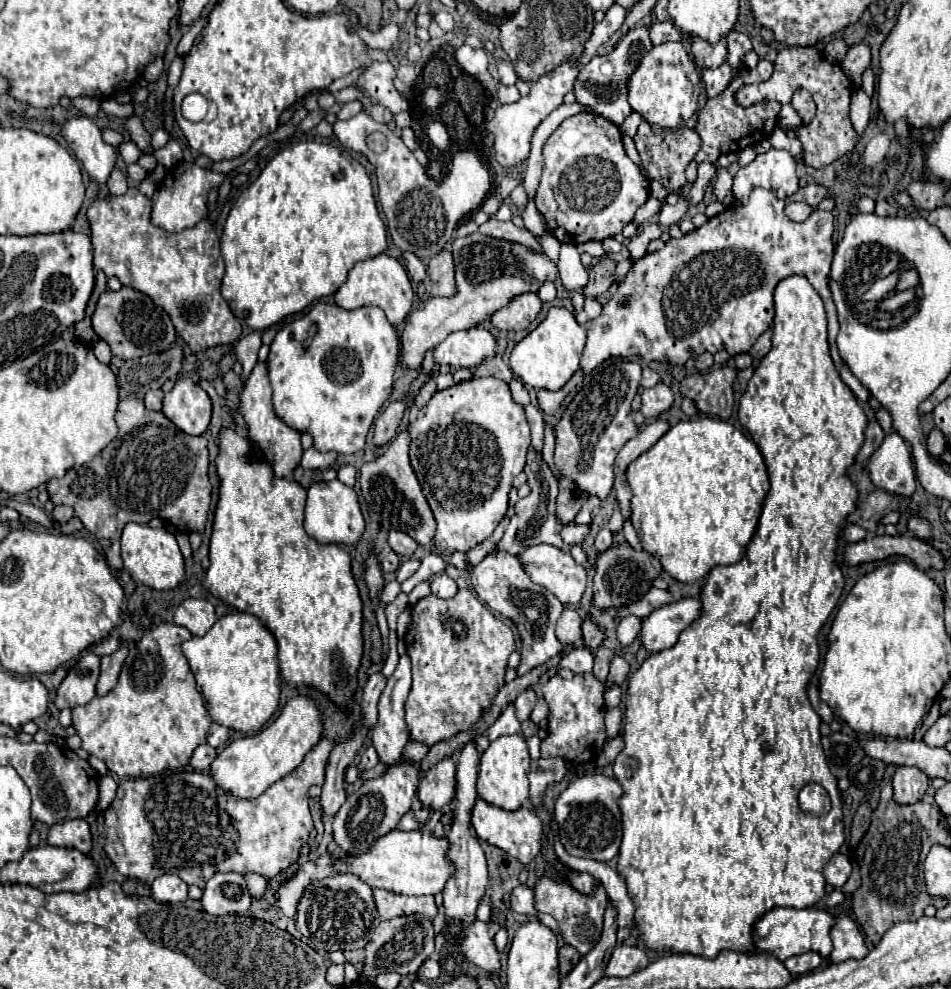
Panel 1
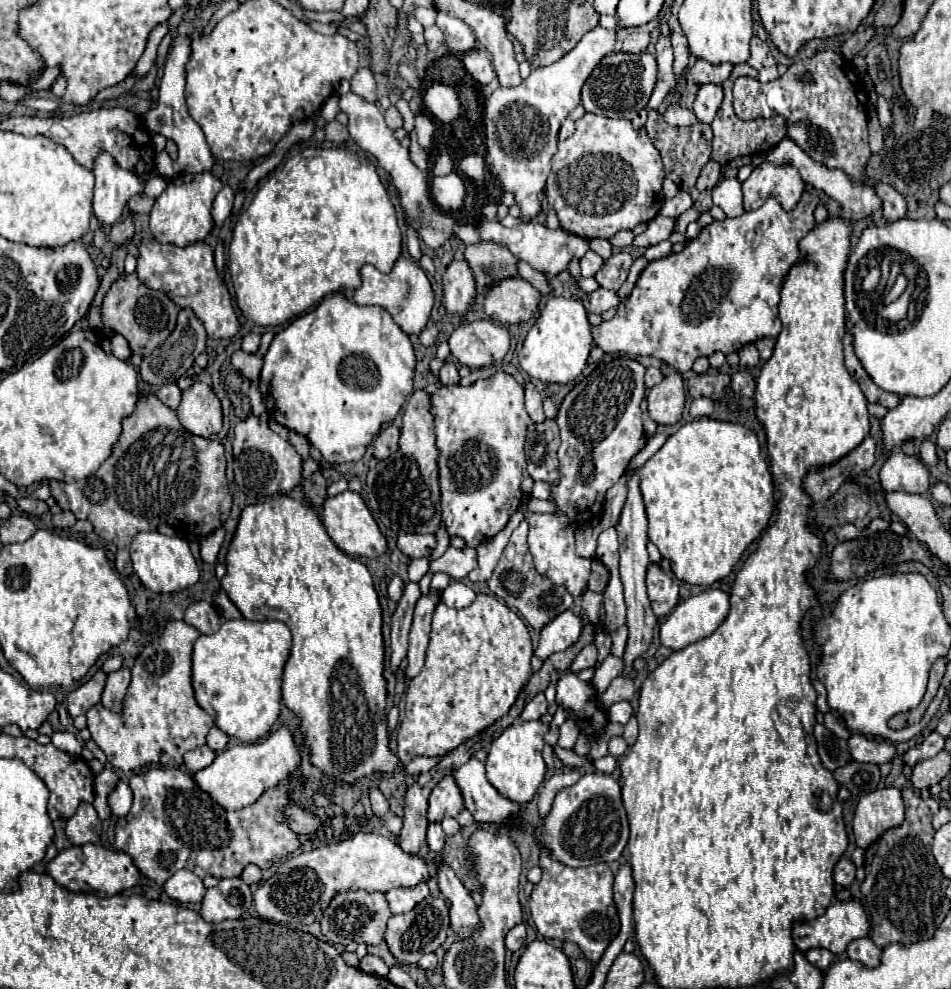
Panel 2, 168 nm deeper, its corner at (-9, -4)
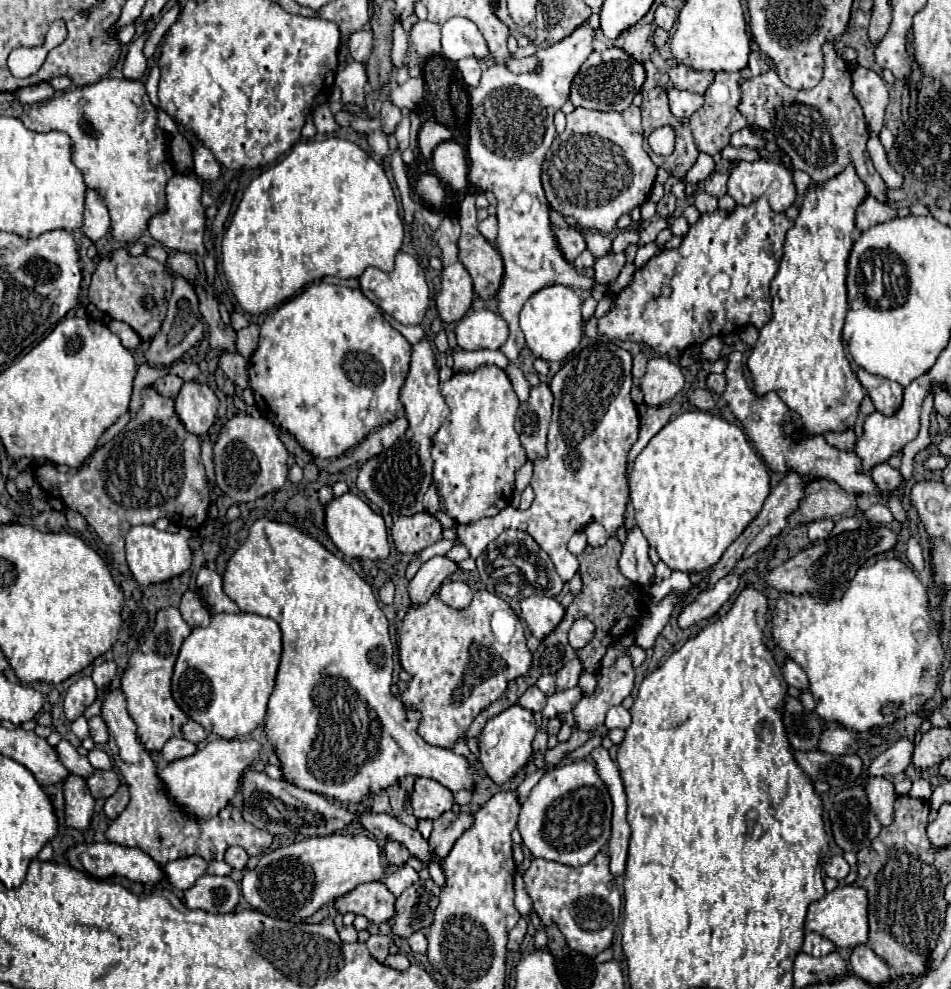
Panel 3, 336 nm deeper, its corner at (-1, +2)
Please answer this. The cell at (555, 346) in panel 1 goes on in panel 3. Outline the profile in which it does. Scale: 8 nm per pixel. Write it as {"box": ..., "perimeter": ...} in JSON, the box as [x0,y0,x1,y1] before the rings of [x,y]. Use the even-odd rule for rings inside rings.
{"box":[520,286,582,362],"perimeter":[[[550,286],[526,302],[520,312],[520,328],[526,336],[526,346],[530,348],[534,358],[542,358],[546,362],[562,362],[568,354],[572,354],[582,340],[582,316],[580,316],[580,298],[568,286]]]}

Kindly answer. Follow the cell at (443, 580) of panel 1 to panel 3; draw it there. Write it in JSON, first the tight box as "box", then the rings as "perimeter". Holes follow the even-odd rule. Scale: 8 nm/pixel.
{"box":[438,580,472,610],"perimeter":[[[450,580],[450,582],[444,582],[444,584],[440,586],[438,596],[440,596],[448,606],[452,606],[452,608],[456,608],[456,610],[462,610],[462,608],[466,608],[466,606],[470,604],[470,600],[472,600],[472,590],[470,590],[470,586],[464,584],[464,582]]]}

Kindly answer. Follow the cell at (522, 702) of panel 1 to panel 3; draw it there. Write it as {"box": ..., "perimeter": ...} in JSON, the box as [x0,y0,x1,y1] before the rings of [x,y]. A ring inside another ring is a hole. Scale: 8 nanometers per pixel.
{"box":[518,686,546,712],"perimeter":[[[530,686],[530,688],[522,694],[522,698],[518,700],[518,704],[520,704],[522,708],[526,708],[526,710],[540,712],[540,710],[544,708],[544,704],[546,704],[546,696],[538,690],[538,686]]]}

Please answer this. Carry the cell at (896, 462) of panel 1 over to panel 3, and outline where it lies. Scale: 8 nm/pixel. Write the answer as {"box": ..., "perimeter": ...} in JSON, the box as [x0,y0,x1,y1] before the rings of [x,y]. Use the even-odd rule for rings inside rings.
{"box":[872,462,904,492],"perimeter":[[[882,462],[882,464],[874,466],[872,468],[872,478],[882,488],[882,492],[892,492],[892,490],[896,490],[904,482],[900,470],[892,468],[888,462]]]}

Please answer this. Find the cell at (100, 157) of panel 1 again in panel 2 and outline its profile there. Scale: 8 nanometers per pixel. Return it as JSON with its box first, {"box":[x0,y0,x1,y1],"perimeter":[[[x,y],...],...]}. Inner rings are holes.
{"box":[92,154,144,226],"perimeter":[[[100,154],[94,164],[94,202],[92,212],[102,226],[112,226],[120,220],[128,200],[144,190],[136,174],[122,170],[110,154]]]}

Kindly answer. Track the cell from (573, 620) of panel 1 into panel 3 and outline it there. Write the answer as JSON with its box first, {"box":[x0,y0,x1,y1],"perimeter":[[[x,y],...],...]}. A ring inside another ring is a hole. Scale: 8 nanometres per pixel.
{"box":[520,596,566,640],"perimeter":[[[546,596],[524,598],[520,602],[520,608],[522,608],[522,616],[526,620],[528,630],[538,640],[554,632],[554,628],[562,622],[562,616],[566,612],[554,598],[546,598]]]}

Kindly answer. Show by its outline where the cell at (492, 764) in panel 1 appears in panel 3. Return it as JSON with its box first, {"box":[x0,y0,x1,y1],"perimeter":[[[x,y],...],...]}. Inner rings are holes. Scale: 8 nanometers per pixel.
{"box":[478,704,536,784],"perimeter":[[[520,704],[510,706],[508,710],[500,712],[498,716],[490,718],[484,726],[484,730],[480,732],[478,744],[480,744],[480,764],[482,770],[498,784],[506,784],[512,778],[518,776],[518,772],[528,764],[530,756],[532,756],[532,740],[536,734],[536,722],[534,722],[534,714],[526,708],[522,708]]]}

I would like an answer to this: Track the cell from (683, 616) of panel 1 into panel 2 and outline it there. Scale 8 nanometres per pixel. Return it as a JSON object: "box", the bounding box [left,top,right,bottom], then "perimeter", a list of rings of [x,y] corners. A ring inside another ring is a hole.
{"box":[660,588,730,650],"perimeter":[[[708,588],[696,596],[690,596],[688,600],[682,600],[672,614],[666,618],[666,622],[660,628],[660,640],[664,646],[672,648],[672,650],[682,650],[692,642],[698,642],[706,636],[710,636],[720,624],[722,620],[728,616],[730,610],[730,594],[718,588]]]}

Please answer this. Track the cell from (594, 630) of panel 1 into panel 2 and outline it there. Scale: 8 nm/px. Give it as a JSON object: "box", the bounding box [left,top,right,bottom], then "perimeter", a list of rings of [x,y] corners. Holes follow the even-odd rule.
{"box":[570,644,596,674],"perimeter":[[[588,644],[580,650],[580,654],[574,658],[572,666],[570,666],[570,672],[578,674],[580,670],[586,670],[586,668],[594,668],[596,666],[596,646],[594,644]]]}

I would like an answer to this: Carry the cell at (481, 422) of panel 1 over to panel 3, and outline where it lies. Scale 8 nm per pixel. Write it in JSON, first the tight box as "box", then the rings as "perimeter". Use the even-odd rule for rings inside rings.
{"box":[432,364,526,524],"perimeter":[[[488,364],[474,372],[454,372],[450,380],[440,384],[440,390],[450,406],[448,422],[432,438],[434,484],[444,504],[442,510],[458,524],[496,516],[510,504],[514,472],[526,462],[514,428],[518,396],[506,372]]]}

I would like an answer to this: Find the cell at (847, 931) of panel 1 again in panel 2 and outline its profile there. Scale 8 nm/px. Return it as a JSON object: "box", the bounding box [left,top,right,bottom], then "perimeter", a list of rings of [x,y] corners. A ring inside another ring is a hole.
{"box":[848,938,882,968],"perimeter":[[[870,938],[854,940],[848,946],[848,958],[850,960],[858,960],[866,968],[876,968],[880,964],[880,952],[882,950],[878,950]]]}

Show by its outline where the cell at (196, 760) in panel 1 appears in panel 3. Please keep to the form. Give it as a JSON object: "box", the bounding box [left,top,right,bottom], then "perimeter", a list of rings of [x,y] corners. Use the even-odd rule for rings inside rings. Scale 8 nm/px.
{"box":[162,738,198,762],"perimeter":[[[170,738],[166,742],[166,746],[162,748],[162,756],[164,756],[166,762],[174,762],[174,760],[192,756],[196,750],[198,750],[198,746],[188,742],[186,738]]]}

